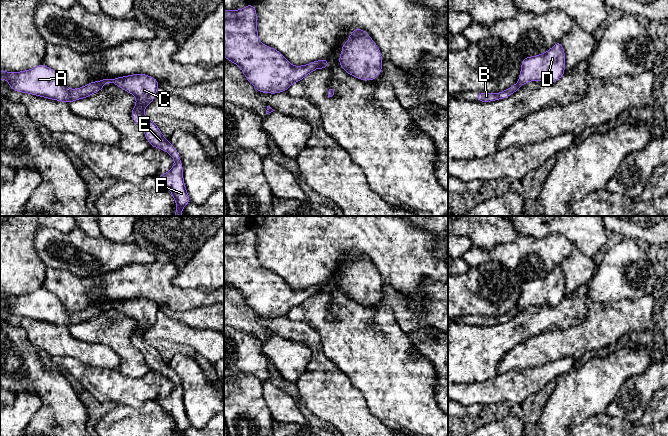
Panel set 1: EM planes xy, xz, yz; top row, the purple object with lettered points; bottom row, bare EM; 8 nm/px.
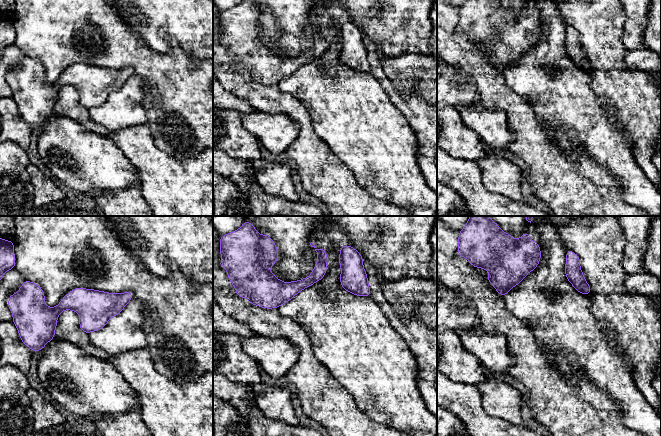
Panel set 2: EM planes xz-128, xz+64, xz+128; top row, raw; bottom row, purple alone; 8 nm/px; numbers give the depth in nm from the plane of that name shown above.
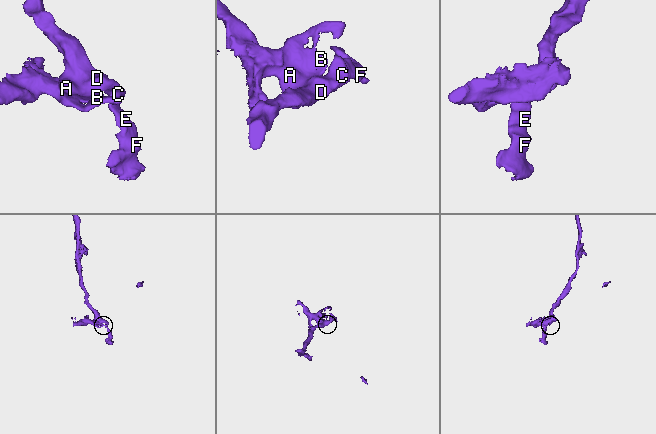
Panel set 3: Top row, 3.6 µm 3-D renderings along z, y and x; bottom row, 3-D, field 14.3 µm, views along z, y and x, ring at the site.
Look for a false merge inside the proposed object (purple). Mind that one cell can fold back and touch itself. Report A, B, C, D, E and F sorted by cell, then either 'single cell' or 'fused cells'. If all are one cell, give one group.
A B / C D E F; fused cells

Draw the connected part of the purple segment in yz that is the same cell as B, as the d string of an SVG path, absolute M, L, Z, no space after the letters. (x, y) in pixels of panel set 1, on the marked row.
M514 84L512 86L510 86L508 89L499 92L499 93L480 93L477 92L477 99L476 101L478 102L492 102L492 101L496 101L496 100L501 100L504 98L509 97L510 95L512 95L513 93L517 92L520 88L519 84Z

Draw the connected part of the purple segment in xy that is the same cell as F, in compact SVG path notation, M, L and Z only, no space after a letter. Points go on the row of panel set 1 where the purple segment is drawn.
M132 74L113 79L98 80L96 83L102 85L113 83L135 96L136 105L130 113L133 121L141 127L148 143L152 147L162 149L174 159L174 165L171 170L156 178L174 197L177 208L174 216L182 216L182 210L191 199L185 188L180 154L167 138L162 135L160 128L143 113L144 109L156 98L159 82L147 74Z

